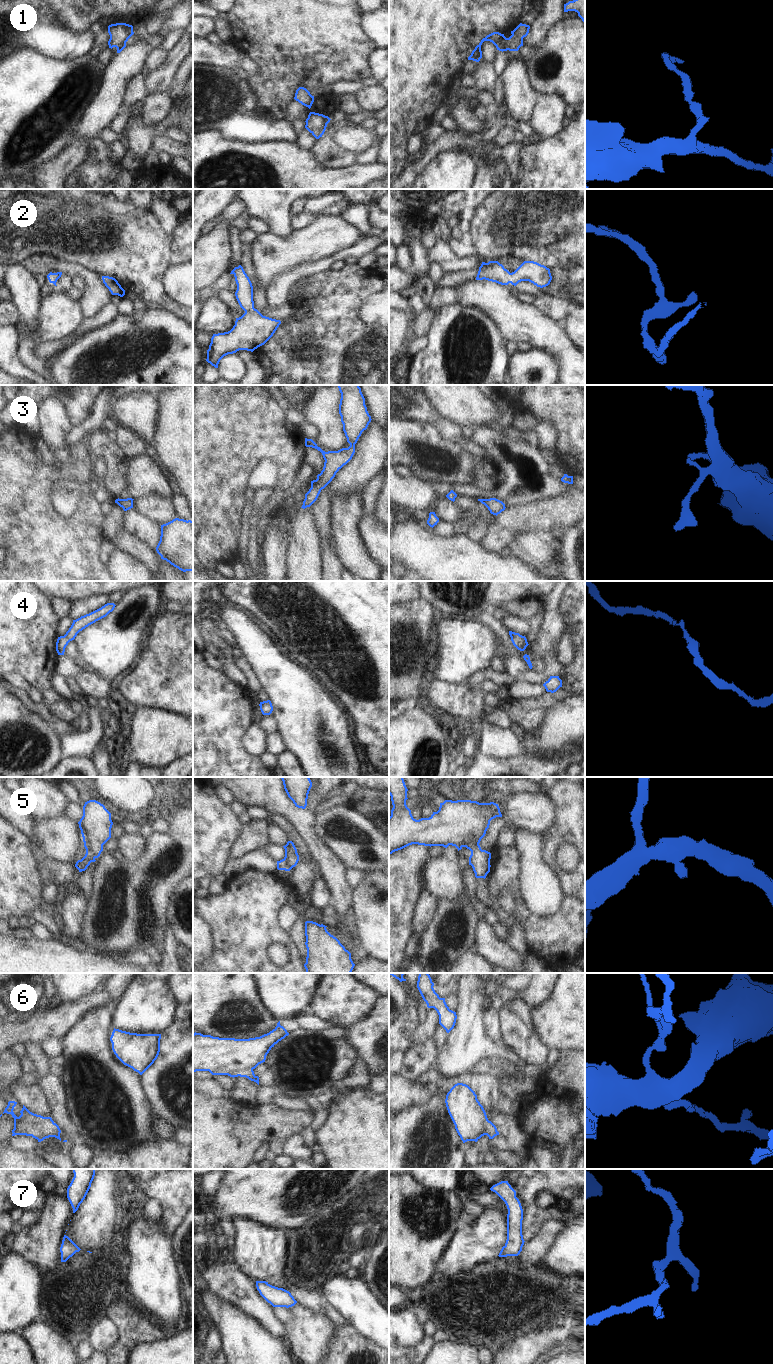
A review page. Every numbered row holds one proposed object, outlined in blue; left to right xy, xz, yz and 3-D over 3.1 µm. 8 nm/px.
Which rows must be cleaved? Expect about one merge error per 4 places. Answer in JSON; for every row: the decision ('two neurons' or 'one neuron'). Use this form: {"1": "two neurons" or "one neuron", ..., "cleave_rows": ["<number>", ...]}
{"1": "one neuron", "2": "one neuron", "3": "one neuron", "4": "one neuron", "5": "two neurons", "6": "one neuron", "7": "one neuron", "cleave_rows": ["5"]}

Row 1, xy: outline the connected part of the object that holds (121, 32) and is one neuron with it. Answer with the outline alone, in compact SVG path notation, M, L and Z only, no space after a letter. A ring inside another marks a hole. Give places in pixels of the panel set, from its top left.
M126 23L109 25L108 33L110 35L109 48L116 47L117 53L120 53L126 47L126 42L134 34L133 26Z

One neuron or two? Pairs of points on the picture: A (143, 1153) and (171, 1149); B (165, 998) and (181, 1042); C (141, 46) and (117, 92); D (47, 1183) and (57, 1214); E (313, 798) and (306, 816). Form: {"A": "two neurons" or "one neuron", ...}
{"A": "one neuron", "B": "two neurons", "C": "one neuron", "D": "two neurons", "E": "two neurons"}

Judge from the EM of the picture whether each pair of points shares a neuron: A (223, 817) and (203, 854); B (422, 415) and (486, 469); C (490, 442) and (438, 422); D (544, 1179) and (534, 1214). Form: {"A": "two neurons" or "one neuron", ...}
{"A": "one neuron", "B": "one neuron", "C": "two neurons", "D": "one neuron"}

